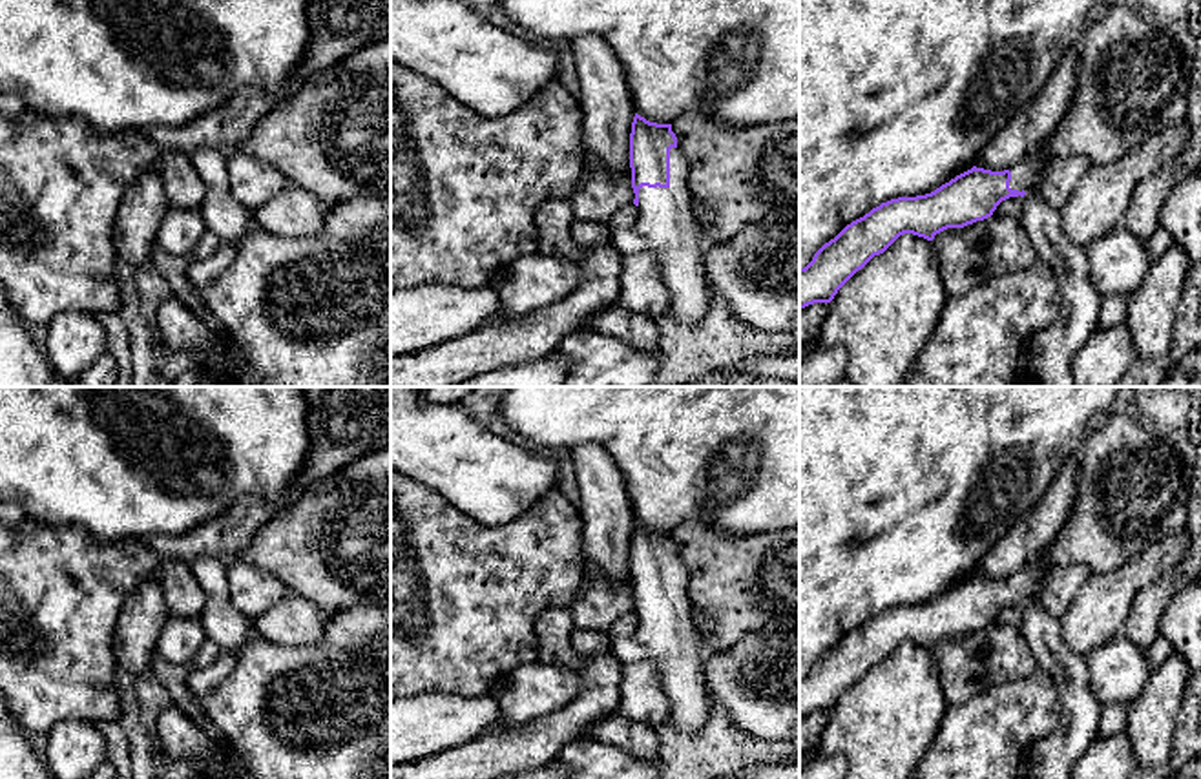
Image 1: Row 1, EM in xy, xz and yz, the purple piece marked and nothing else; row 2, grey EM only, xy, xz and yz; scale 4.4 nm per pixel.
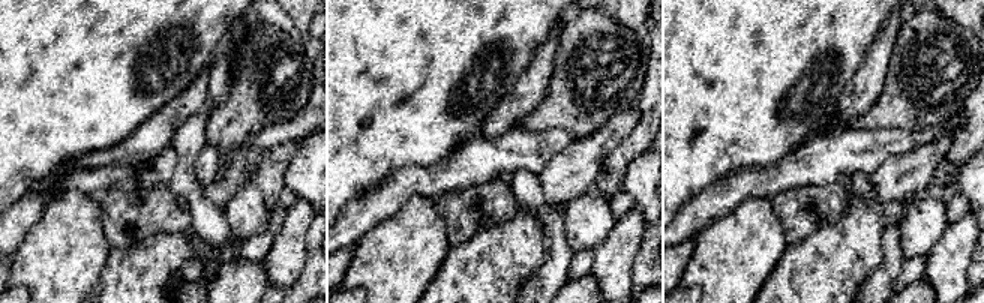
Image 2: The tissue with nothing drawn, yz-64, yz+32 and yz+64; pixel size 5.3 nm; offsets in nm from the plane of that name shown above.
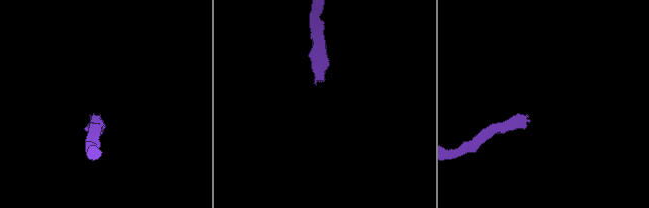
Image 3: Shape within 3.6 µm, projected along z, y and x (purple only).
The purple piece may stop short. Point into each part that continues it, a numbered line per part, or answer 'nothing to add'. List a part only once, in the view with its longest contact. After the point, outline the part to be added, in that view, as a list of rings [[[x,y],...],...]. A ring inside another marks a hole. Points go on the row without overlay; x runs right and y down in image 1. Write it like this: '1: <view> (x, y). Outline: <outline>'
1: xz (667, 633). Outline: [[[679,556],[670,558],[670,595],[639,598],[639,629],[632,637],[610,639],[610,653],[624,666],[641,660],[653,660],[661,677],[664,695],[670,702],[668,721],[681,733],[697,733],[714,711],[705,677],[703,657],[706,646],[694,624],[694,608],[686,595],[688,571]]]

